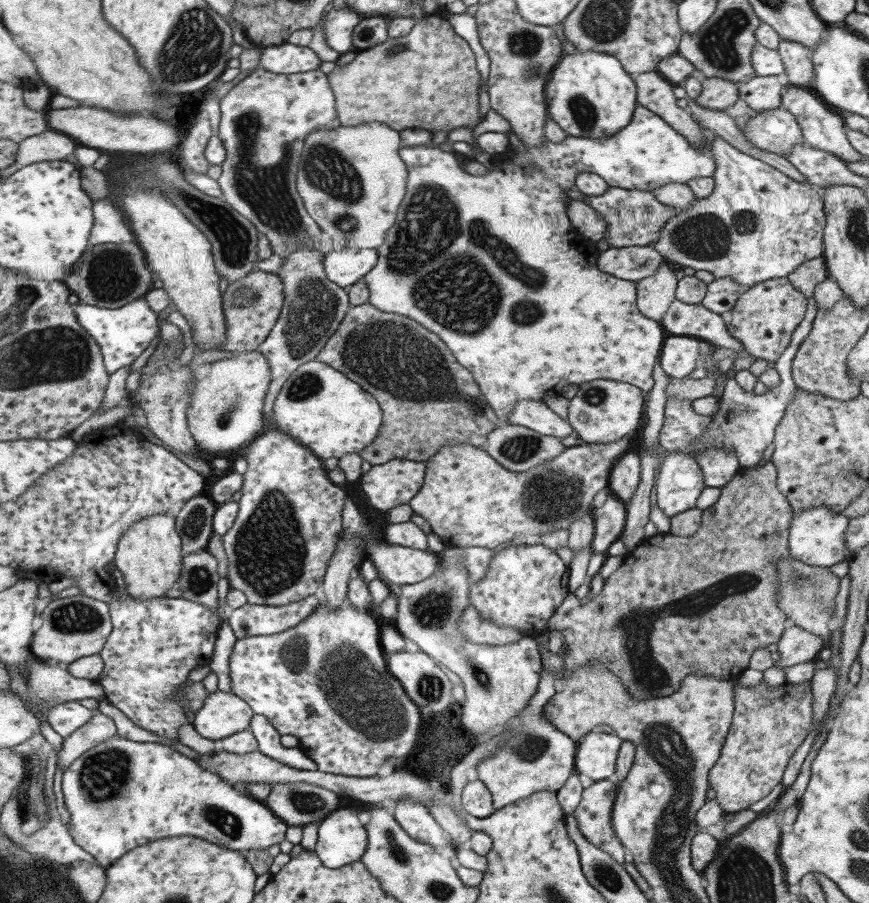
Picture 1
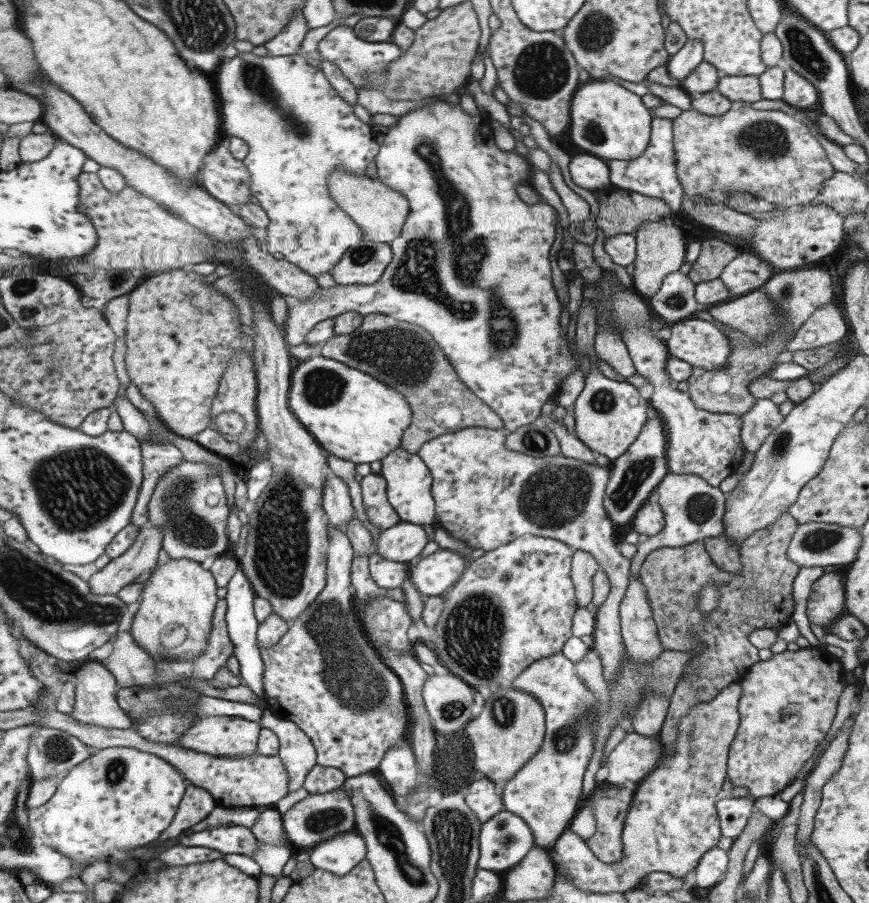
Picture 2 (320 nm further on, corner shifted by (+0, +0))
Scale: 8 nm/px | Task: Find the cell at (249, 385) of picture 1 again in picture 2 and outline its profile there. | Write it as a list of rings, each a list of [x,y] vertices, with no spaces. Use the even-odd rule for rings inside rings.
[[[143,526],[135,544],[123,556],[111,560],[90,579],[91,592],[101,596],[117,595],[135,583],[141,574],[154,570],[163,546],[160,526]]]

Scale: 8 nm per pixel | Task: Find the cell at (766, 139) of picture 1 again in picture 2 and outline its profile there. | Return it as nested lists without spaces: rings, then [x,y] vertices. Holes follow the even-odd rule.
[[[734,105],[723,116],[709,116],[695,109],[682,111],[674,119],[674,147],[688,203],[696,202],[697,196],[702,196],[715,204],[727,204],[731,192],[748,192],[765,202],[796,208],[813,201],[820,193],[823,181],[834,173],[819,139],[809,132],[804,122],[780,110],[755,110],[750,106]]]

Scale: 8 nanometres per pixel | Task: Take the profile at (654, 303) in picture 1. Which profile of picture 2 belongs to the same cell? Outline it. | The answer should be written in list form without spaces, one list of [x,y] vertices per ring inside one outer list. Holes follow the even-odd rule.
[[[663,220],[640,224],[636,232],[636,239],[638,245],[634,262],[633,286],[637,294],[648,300],[662,291],[667,276],[681,270],[681,266],[685,264],[687,244],[683,238],[683,230],[679,226],[673,226],[673,223]]]

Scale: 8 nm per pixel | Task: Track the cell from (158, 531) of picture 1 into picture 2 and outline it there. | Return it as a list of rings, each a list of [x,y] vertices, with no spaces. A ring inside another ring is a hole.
[[[187,558],[170,559],[168,563],[157,566],[146,580],[140,598],[140,607],[134,616],[131,632],[135,640],[152,658],[186,658],[194,660],[201,656],[210,643],[210,634],[214,629],[214,616],[219,596],[217,582],[210,569],[205,570],[201,563]],[[184,626],[186,638],[177,646],[167,646],[165,640],[173,634],[175,628]]]

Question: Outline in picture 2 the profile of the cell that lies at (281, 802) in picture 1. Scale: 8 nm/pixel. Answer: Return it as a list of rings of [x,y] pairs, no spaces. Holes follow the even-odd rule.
[[[345,788],[326,794],[309,794],[287,813],[283,813],[284,827],[290,843],[296,850],[311,850],[317,845],[329,841],[345,832],[356,830],[355,806]]]

